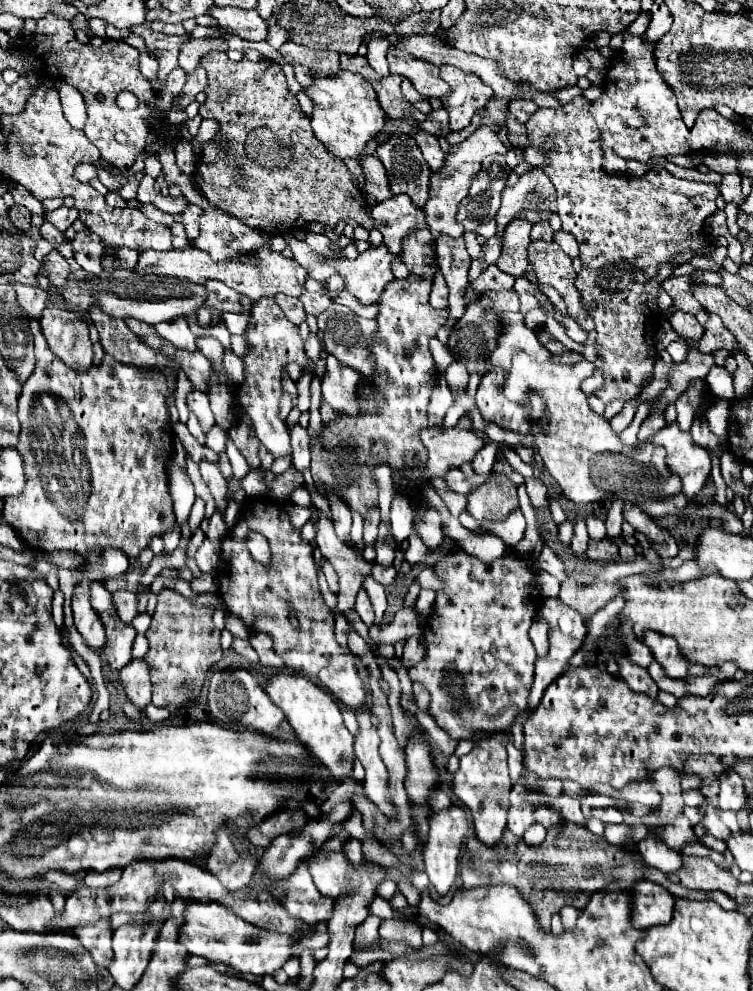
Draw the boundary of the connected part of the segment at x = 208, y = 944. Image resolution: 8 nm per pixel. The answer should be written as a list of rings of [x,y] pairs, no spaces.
[[[191,903],[183,911],[183,923],[179,927],[179,941],[189,955],[199,955],[209,961],[225,963],[237,971],[253,975],[271,975],[285,965],[285,961],[297,951],[301,935],[281,935],[275,931],[259,929],[257,925],[235,915],[231,907],[221,903]]]

